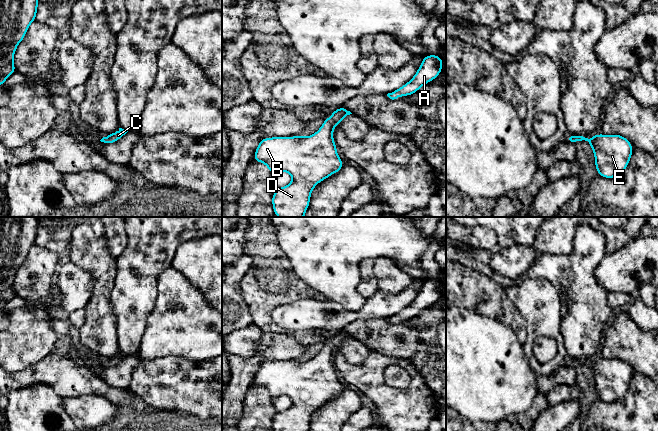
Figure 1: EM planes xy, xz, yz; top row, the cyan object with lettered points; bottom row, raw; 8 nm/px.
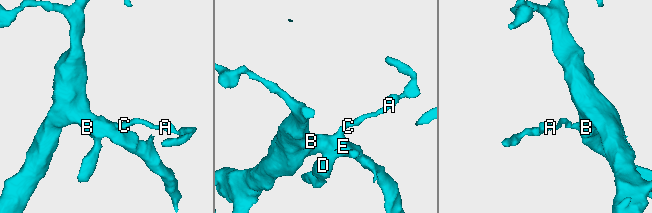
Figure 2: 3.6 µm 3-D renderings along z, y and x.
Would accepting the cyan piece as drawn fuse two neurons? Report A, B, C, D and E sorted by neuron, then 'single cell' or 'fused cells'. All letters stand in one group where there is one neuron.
A B C D E; single cell

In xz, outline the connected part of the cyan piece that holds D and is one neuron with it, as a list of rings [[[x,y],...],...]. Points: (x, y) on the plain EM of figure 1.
[[[345,331],[334,334],[333,338],[324,344],[320,353],[309,361],[272,361],[260,365],[253,384],[264,387],[271,397],[288,396],[293,402],[287,410],[276,413],[272,420],[273,431],[309,431],[313,412],[343,392],[343,385],[337,379],[333,354],[350,338],[352,337]]]

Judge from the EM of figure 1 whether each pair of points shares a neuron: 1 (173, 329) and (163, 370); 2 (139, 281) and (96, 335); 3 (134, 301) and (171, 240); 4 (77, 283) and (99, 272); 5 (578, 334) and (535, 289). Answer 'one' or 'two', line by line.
1: two
2: two
3: one
4: two
5: two

